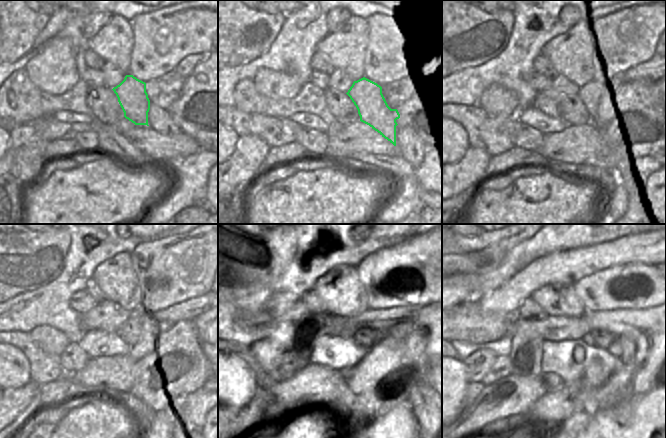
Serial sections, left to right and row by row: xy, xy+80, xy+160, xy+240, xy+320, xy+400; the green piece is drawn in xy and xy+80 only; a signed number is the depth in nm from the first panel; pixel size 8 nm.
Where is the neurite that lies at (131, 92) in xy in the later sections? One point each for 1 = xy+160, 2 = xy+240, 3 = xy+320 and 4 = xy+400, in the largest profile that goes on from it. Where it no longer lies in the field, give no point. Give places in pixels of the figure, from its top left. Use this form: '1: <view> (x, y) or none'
1: xy+160 (595, 98)
2: xy+240 (158, 382)
3: xy+320 (378, 384)
4: xy+400 (553, 407)

